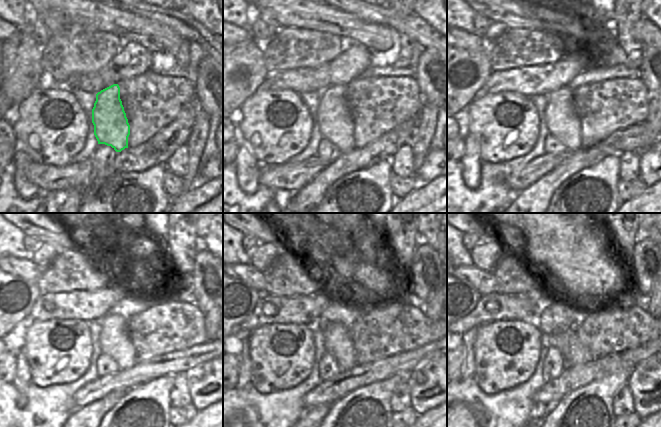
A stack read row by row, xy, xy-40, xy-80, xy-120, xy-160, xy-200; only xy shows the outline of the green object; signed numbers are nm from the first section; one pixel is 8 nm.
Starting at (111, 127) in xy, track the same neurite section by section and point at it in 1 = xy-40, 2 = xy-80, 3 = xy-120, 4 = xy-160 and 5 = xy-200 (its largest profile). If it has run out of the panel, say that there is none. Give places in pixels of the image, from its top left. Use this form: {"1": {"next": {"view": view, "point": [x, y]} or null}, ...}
{"1": {"next": {"view": "xy-40", "point": [335, 123]}}, "2": {"next": {"view": "xy-80", "point": [562, 122]}}, "3": {"next": {"view": "xy-120", "point": [114, 340]}}, "4": {"next": {"view": "xy-160", "point": [337, 340]}}, "5": {"next": {"view": "xy-200", "point": [560, 341]}}}

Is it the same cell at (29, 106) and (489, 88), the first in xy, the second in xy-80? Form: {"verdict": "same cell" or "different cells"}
{"verdict": "different cells"}

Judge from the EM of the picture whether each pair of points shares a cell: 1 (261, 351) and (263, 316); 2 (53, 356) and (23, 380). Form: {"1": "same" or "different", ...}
{"1": "different", "2": "different"}

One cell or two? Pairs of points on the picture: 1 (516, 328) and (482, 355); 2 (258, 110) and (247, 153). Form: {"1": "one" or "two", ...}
{"1": "one", "2": "two"}

